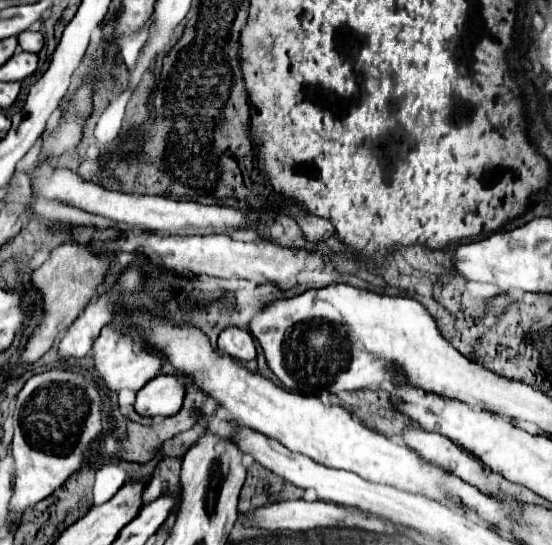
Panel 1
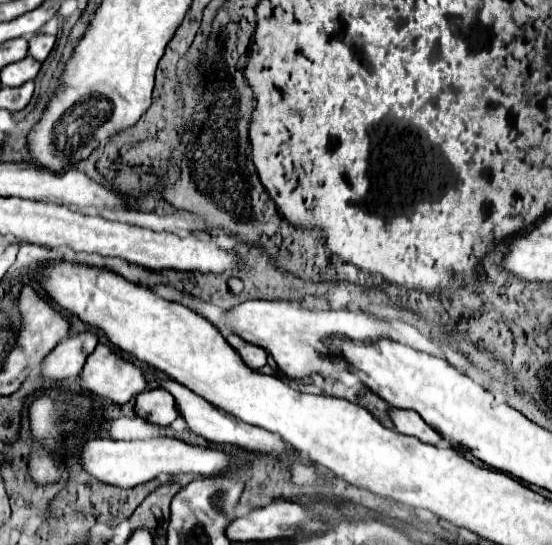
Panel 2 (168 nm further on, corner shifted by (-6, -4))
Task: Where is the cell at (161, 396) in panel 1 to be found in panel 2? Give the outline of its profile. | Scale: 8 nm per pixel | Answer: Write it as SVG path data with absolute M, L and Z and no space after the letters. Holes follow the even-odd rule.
M162 387L142 391L136 397L134 411L138 417L146 419L152 425L160 425L160 427L168 427L178 417L176 403L174 403L172 395Z

